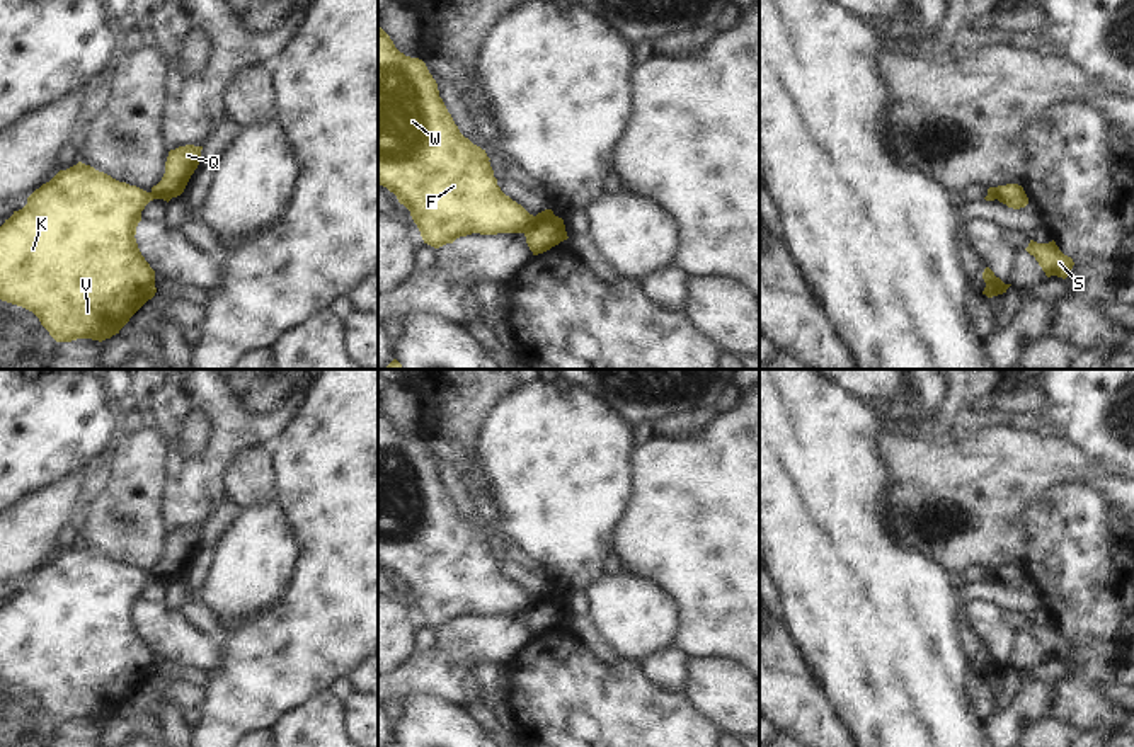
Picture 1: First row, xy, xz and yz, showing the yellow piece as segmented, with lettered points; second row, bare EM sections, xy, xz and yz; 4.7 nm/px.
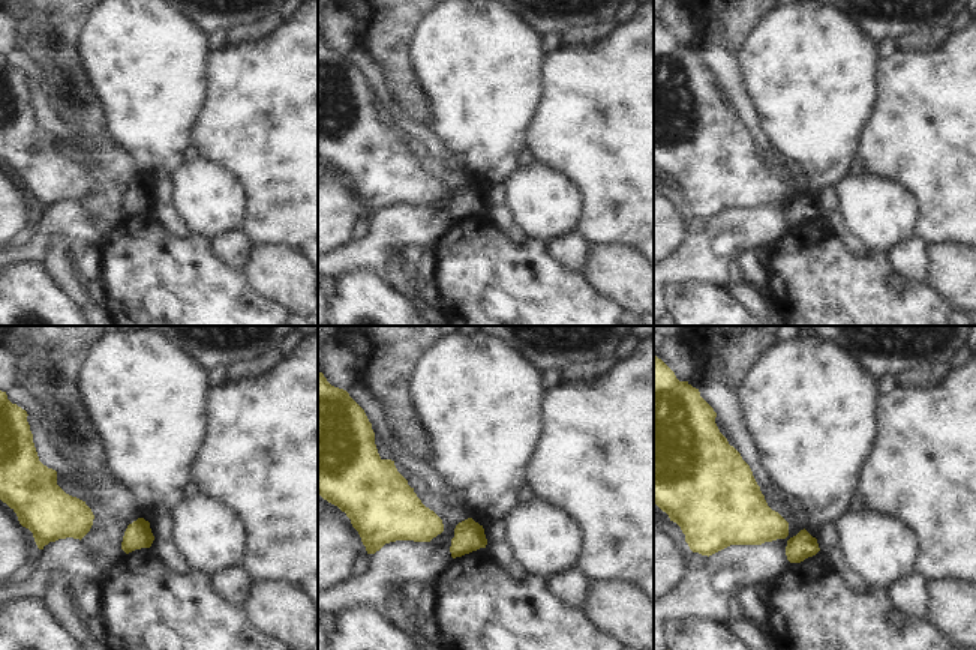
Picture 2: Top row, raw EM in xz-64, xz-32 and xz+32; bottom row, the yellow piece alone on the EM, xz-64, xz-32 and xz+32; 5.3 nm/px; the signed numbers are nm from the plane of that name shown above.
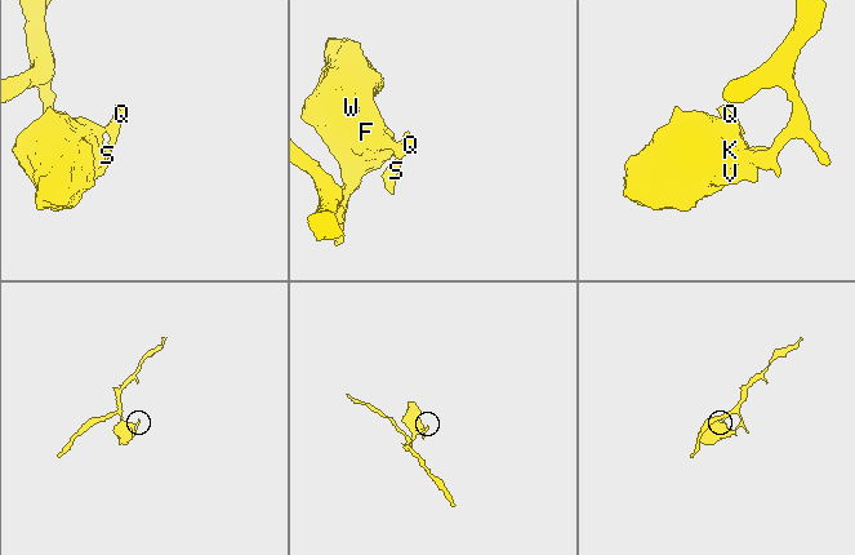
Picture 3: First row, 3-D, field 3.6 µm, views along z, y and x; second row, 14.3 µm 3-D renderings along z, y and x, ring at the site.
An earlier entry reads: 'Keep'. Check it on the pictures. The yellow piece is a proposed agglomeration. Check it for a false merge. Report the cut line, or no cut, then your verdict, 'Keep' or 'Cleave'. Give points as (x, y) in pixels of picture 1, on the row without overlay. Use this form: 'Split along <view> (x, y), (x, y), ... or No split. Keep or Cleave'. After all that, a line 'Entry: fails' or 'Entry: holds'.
Split along xz (535, 598), (521, 613). Cleave.
Entry: fails

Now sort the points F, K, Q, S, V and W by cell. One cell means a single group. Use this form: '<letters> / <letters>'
F K V W / Q S

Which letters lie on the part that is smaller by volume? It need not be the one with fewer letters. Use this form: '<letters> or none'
Q, S

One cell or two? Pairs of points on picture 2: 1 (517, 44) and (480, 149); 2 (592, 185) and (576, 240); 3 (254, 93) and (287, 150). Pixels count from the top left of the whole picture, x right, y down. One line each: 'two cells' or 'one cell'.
1: one cell
2: two cells
3: one cell

